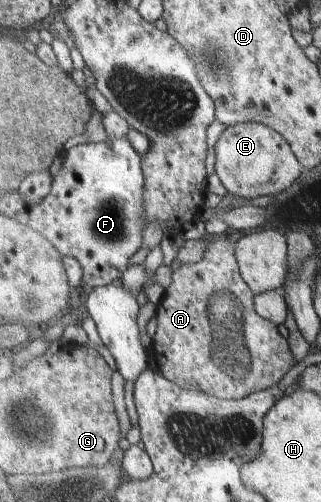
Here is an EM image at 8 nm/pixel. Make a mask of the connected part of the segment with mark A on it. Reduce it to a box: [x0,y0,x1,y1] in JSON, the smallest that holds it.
[151,239,294,400]

